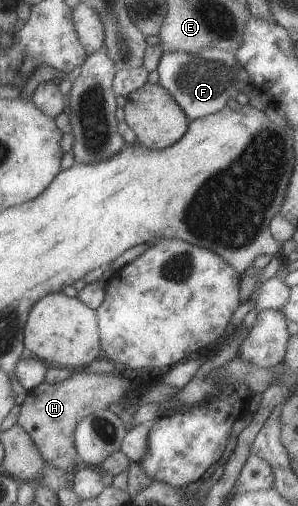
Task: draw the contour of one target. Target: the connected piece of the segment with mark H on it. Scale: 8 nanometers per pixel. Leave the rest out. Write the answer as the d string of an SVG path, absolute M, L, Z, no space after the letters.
M80 369L69 379L56 384L41 382L27 391L17 423L31 436L49 465L72 473L80 465L74 436L77 424L94 411L108 409L111 403L125 399L131 387L131 380L119 371L98 374Z

